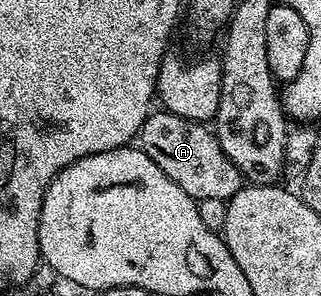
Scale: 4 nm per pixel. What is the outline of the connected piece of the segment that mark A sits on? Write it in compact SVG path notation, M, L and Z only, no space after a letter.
M155 110L141 126L137 144L196 202L205 198L228 201L233 194L237 194L237 190L245 186L241 170L237 170L229 154L221 150L221 142L217 142L214 131L206 123L192 122L166 110Z

